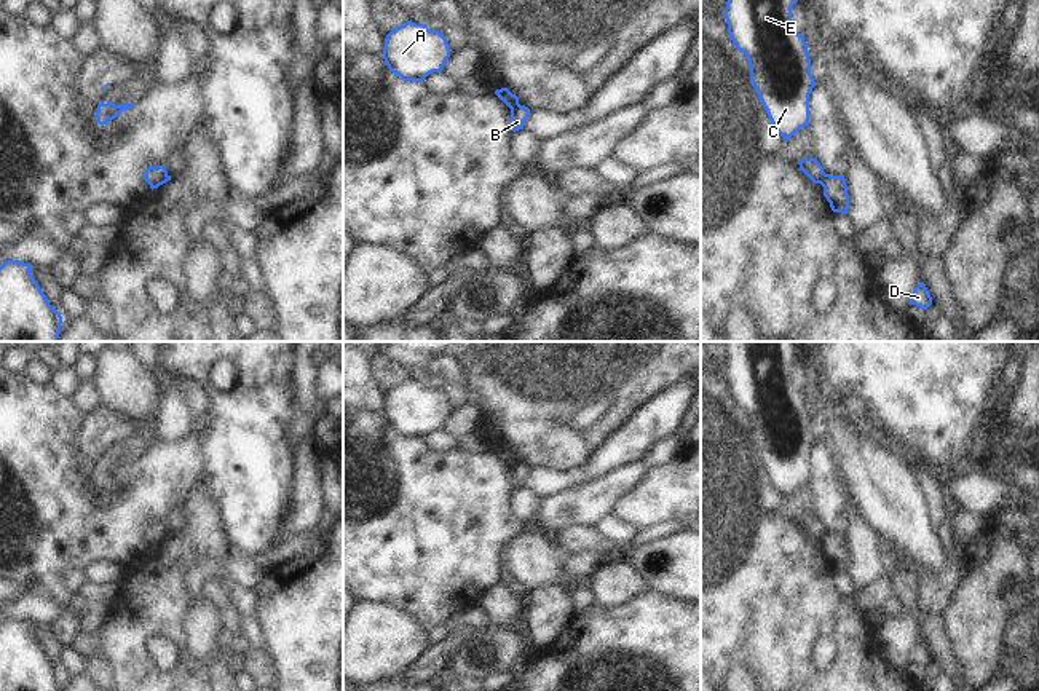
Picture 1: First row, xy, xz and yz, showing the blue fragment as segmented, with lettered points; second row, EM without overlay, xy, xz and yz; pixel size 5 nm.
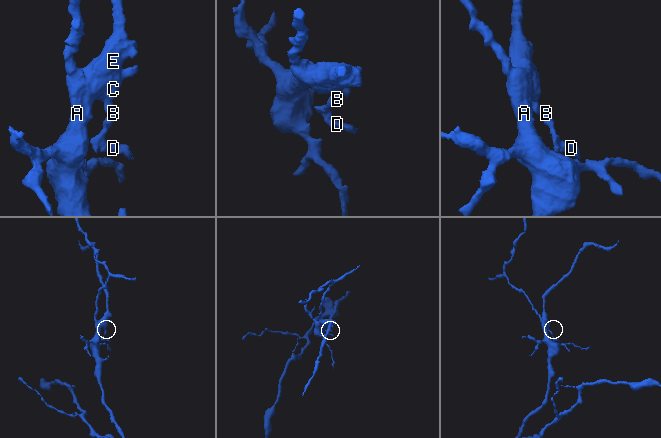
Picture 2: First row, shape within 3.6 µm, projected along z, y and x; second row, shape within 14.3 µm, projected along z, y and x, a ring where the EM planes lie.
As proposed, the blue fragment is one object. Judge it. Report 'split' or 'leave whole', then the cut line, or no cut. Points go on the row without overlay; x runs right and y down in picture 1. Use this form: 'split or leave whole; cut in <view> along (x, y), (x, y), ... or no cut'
split; cut in yz along (827, 532), (821, 541)

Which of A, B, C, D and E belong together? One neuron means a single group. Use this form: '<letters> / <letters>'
A C E / B D

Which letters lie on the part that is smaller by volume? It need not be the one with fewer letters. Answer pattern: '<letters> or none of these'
B, D

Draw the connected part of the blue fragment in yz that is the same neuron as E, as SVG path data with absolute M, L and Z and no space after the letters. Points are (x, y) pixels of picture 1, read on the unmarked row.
M725 342L729 396L747 413L750 440L784 498L809 484L809 452L816 444L804 393L792 381L800 345Z

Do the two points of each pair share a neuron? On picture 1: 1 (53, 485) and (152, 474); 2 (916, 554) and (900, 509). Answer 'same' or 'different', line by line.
1: same
2: same

